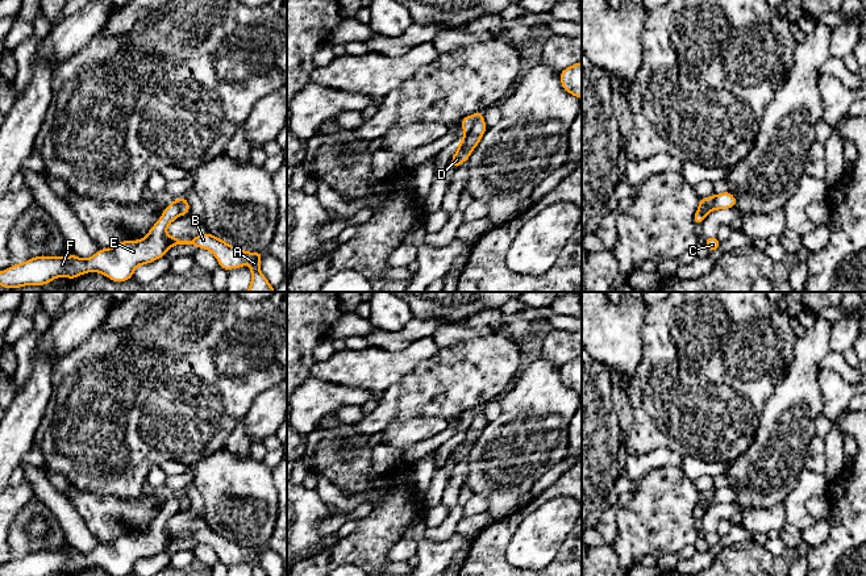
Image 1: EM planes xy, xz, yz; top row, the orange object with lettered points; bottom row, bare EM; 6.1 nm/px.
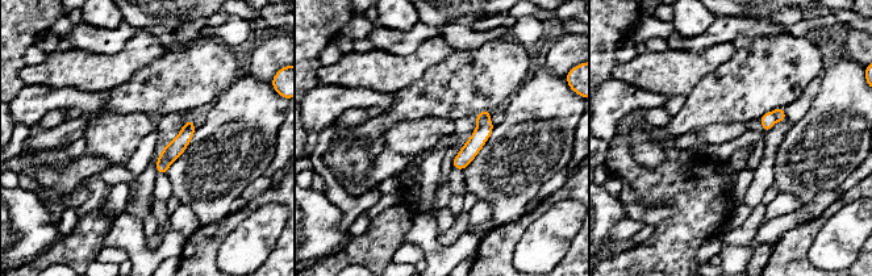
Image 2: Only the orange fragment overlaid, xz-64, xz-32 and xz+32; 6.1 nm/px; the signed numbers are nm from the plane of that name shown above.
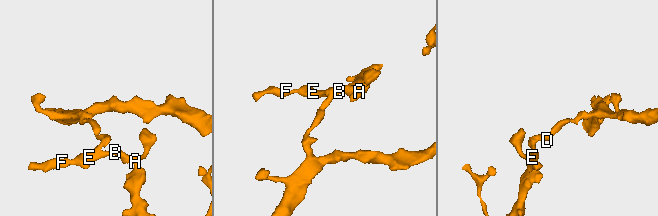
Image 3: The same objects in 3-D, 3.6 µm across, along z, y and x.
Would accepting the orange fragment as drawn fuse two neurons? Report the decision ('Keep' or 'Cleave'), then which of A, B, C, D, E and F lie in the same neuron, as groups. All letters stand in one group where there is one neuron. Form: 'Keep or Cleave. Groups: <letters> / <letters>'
Cleave. Groups: A B C E F / D

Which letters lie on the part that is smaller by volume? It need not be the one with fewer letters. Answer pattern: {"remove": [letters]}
{"remove": ["A", "B", "C", "E", "F"]}

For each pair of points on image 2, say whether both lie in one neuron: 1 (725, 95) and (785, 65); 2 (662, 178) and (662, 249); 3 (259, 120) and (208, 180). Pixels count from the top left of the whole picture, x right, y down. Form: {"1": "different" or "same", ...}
{"1": "same", "2": "same", "3": "same"}

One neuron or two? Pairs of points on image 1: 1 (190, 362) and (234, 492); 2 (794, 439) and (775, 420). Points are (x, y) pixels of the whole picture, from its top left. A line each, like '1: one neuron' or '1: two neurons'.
1: two neurons
2: one neuron

